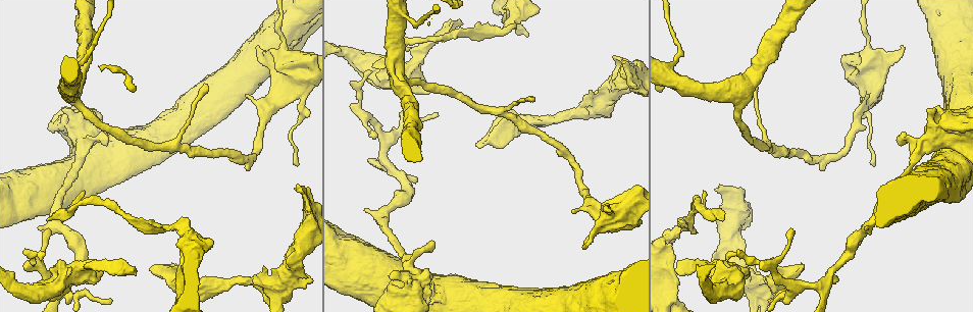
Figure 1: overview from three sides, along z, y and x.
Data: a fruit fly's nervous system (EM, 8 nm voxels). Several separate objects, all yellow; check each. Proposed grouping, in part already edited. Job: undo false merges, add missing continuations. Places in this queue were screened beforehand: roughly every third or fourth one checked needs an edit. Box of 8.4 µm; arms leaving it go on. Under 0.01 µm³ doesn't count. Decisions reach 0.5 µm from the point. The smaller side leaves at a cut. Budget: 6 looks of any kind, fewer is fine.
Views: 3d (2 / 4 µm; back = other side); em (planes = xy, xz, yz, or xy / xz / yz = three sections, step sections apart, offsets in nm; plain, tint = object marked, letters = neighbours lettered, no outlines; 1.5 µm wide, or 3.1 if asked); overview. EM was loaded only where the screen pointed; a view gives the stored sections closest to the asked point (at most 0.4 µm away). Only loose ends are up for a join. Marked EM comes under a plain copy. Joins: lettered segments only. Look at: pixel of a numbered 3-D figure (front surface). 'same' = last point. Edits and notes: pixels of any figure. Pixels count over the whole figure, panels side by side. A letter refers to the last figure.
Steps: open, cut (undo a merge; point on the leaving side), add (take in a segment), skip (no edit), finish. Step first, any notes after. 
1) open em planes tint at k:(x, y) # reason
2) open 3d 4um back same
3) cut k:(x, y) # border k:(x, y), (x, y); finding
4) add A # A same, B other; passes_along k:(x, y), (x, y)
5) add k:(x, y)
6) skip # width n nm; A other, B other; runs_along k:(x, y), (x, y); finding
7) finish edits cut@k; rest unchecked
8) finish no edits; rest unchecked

open 3d 4um at 1:(269, 287)

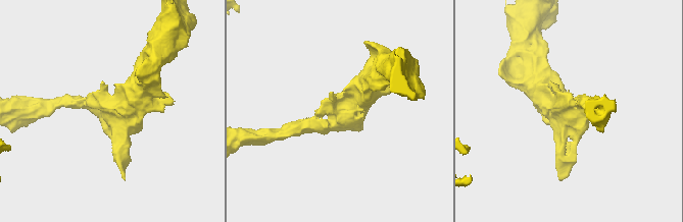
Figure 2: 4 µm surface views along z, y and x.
open em xz step 4 letters at 2:(108, 109) # need the tissue

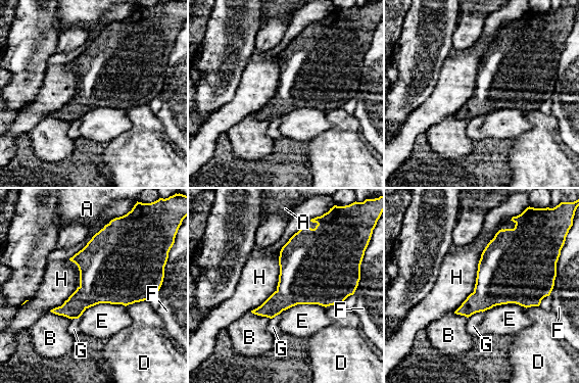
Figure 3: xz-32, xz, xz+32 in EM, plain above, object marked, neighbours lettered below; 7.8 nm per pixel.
skip # longest_contact H 750 nm; A other, B other, D other, E other, F other, G other, H other; border 3:(499, 230), (453, 313); continuous, no second cell

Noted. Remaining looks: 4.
open em planes letters at 1:(680, 274) # branch stops here

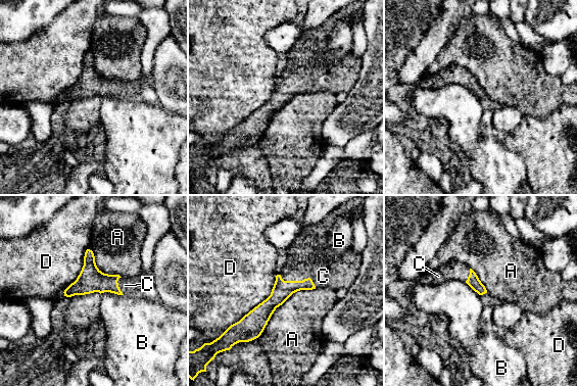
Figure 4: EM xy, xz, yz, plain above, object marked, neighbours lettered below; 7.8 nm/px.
add C # width 160 nm; A other, B other, C same, D other; passes_along 4:(90, 280), (117, 286), (125, 285); the cell continues

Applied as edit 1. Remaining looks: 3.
open overview # see it whole again

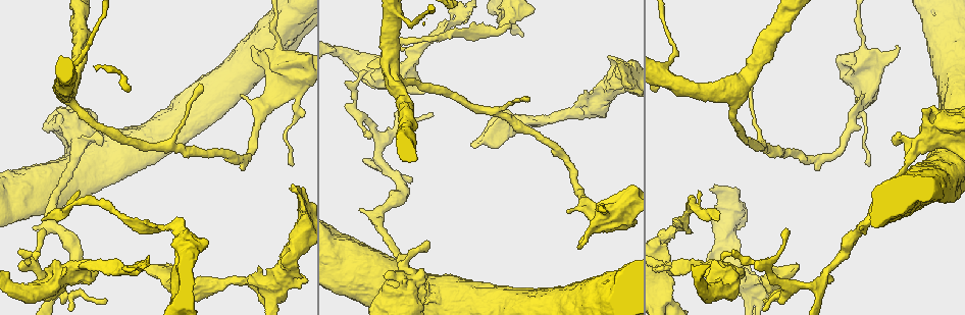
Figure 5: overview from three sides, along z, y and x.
open em planes letters at 5:(292, 163) # free end

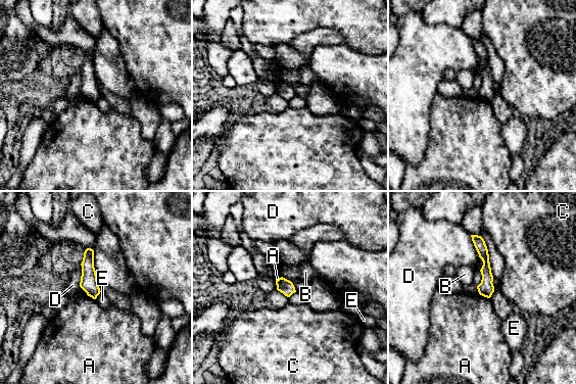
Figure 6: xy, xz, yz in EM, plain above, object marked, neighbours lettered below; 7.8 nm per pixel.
skip # width 120 nm; A other, B other, C other, D other, E other; none of them fits

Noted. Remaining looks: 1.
finish edits add@4; rest unchecked

